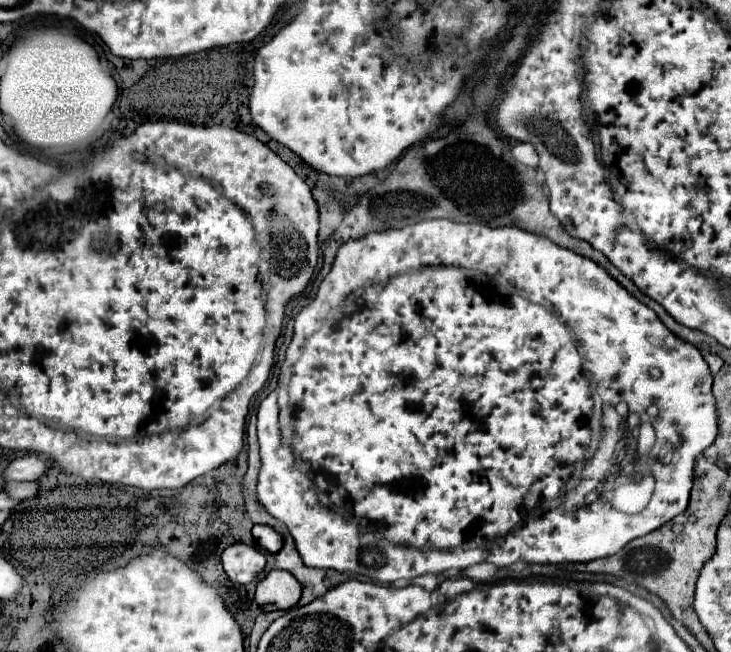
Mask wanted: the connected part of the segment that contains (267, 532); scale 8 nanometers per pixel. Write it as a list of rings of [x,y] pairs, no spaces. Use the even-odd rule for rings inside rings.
[[[253,526],[253,538],[263,550],[267,550],[271,554],[277,554],[283,546],[281,536],[271,526]]]

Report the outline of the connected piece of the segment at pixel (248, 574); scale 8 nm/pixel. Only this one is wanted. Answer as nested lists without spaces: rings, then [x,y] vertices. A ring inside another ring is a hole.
[[[233,544],[223,552],[223,570],[229,580],[249,584],[265,568],[265,554],[247,544]]]

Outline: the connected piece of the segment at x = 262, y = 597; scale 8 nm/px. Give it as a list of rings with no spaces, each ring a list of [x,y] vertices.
[[[271,570],[255,590],[255,602],[263,612],[289,610],[301,598],[301,586],[287,570]]]

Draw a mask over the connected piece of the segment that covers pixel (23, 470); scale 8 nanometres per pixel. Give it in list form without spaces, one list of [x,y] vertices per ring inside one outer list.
[[[23,456],[15,458],[5,470],[7,480],[39,480],[47,470],[47,464],[39,456]]]

